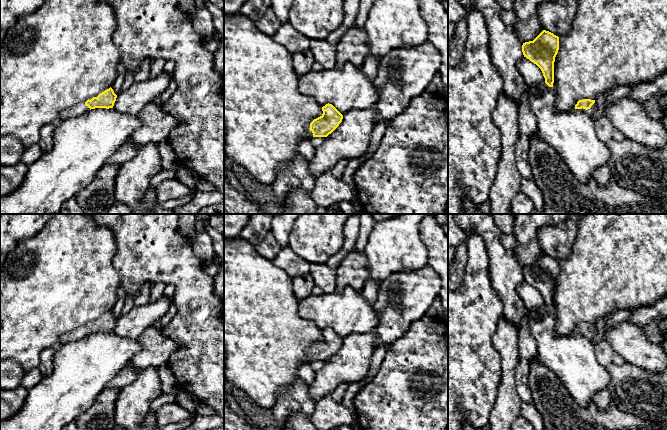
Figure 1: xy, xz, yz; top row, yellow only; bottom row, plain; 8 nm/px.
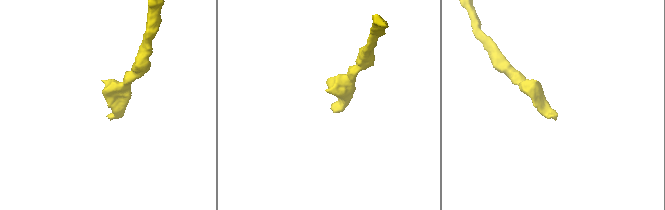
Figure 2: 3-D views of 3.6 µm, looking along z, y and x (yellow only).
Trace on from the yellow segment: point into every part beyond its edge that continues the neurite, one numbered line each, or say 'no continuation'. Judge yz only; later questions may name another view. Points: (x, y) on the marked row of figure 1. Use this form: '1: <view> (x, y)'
1: yz (590, 112)

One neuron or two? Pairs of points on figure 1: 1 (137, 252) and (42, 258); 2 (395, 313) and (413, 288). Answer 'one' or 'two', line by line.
1: two
2: one

